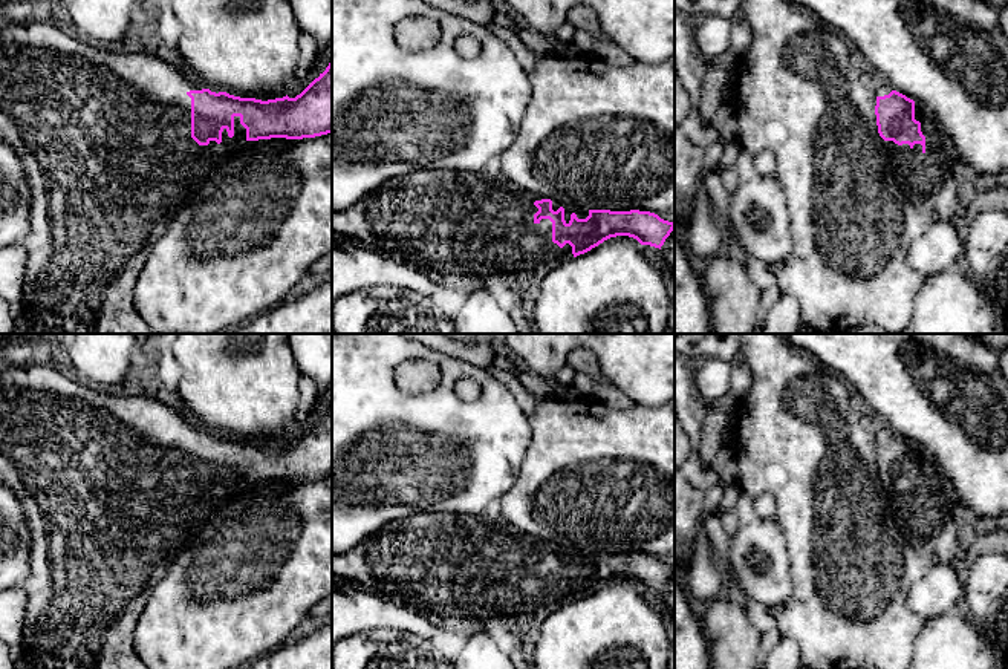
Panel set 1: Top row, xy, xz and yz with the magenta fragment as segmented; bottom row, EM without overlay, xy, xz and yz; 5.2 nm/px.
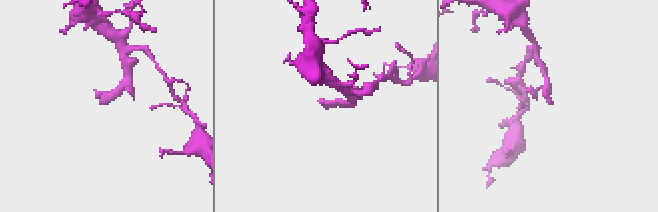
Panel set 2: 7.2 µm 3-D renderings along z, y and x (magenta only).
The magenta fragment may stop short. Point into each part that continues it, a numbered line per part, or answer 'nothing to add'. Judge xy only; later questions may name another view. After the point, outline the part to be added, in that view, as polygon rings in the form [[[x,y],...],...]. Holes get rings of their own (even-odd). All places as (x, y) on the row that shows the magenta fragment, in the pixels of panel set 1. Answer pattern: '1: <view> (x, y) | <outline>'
1: xy (104, 137) | [[[40,14],[23,23],[0,23],[0,139],[6,141],[20,156],[32,197],[29,234],[21,242],[28,250],[21,294],[24,309],[14,320],[12,334],[159,334],[142,320],[133,305],[135,286],[153,243],[161,239],[177,208],[196,187],[222,161],[237,155],[246,141],[246,129],[240,124],[240,116],[234,116],[234,136],[229,138],[223,129],[220,144],[210,141],[208,145],[199,145],[191,138],[191,98],[187,93],[202,89],[208,87],[184,67],[170,64],[158,54],[121,52],[118,47],[95,44]]]

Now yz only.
1: yz (929, 181) | [[[915,101],[915,119],[921,122],[925,145],[898,145],[893,141],[881,141],[886,147],[887,164],[909,201],[927,211],[930,220],[951,220],[958,210],[958,181],[953,171],[951,153],[945,145],[947,135],[941,130],[933,113],[921,103]]]

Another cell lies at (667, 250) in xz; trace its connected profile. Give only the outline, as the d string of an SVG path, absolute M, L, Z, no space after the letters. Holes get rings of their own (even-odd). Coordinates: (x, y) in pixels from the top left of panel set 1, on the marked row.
M675 228L661 246L664 269L675 272Z

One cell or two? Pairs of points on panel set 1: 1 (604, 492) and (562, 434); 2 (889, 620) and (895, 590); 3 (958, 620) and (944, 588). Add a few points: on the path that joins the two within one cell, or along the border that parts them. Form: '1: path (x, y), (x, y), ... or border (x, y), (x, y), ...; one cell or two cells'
1: path (598, 478), (575, 447); one cell
2: path (889, 613), (889, 597); one cell
3: path (950, 613), (944, 606), (944, 596); one cell

